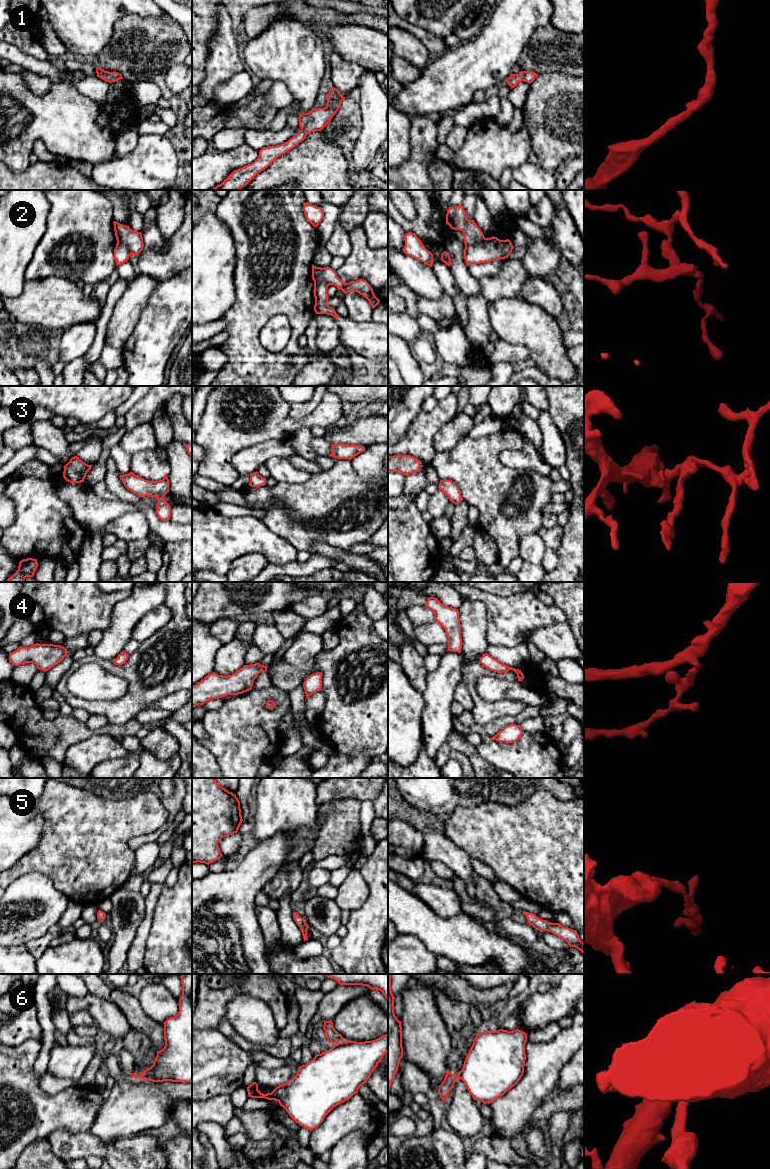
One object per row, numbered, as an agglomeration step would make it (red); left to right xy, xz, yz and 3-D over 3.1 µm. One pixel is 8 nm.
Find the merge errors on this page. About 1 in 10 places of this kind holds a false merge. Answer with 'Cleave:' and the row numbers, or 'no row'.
Cleave: 2, 6

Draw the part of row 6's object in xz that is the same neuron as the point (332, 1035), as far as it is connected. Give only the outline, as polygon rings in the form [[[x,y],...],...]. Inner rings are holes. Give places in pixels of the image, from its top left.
[[[332,1020],[324,1021],[323,1029],[329,1043],[340,1043],[343,1041],[342,1035],[334,1029]]]

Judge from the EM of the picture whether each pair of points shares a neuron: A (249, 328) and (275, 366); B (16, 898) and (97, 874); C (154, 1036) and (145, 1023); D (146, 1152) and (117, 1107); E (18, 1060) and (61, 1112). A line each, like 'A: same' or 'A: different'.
A: same
B: different
C: same
D: different
E: same

